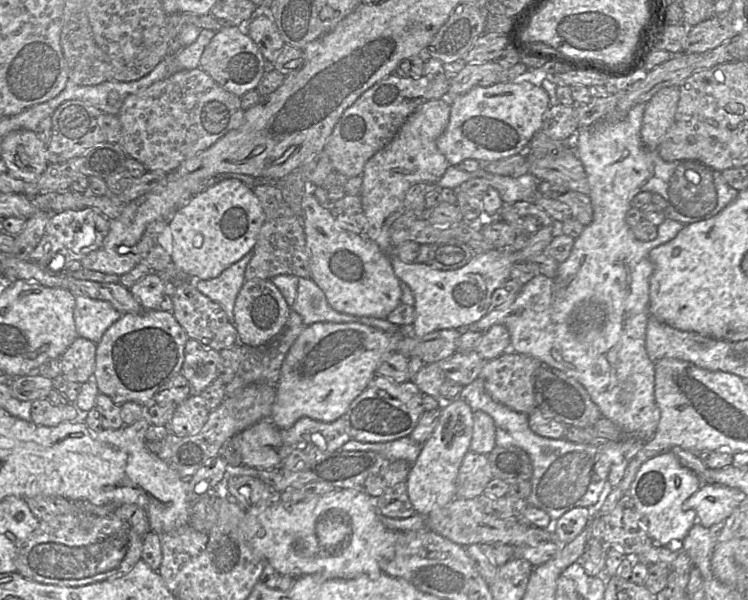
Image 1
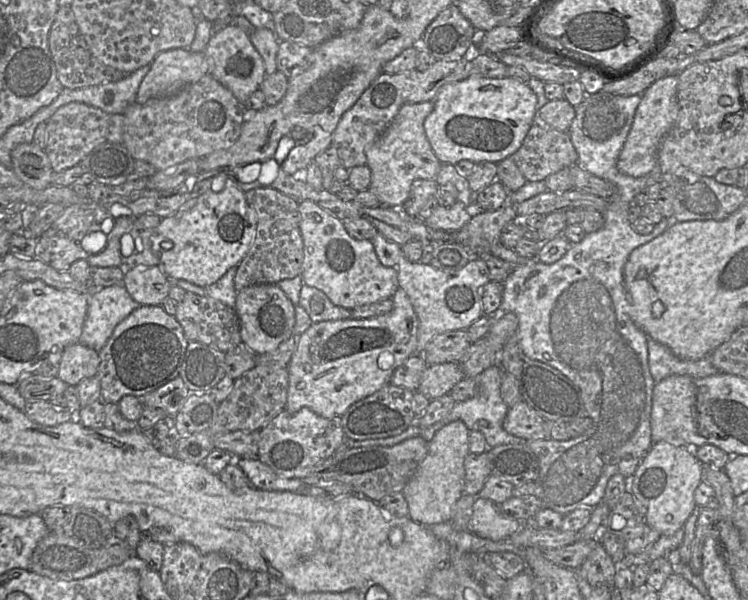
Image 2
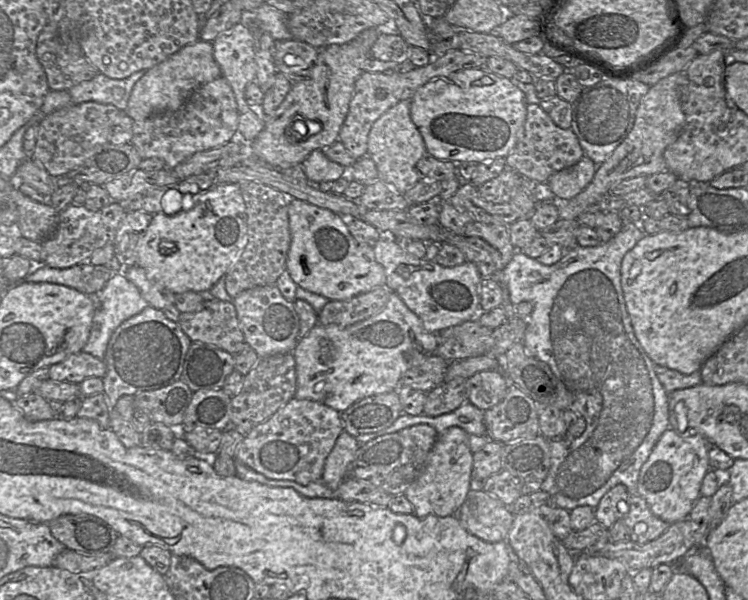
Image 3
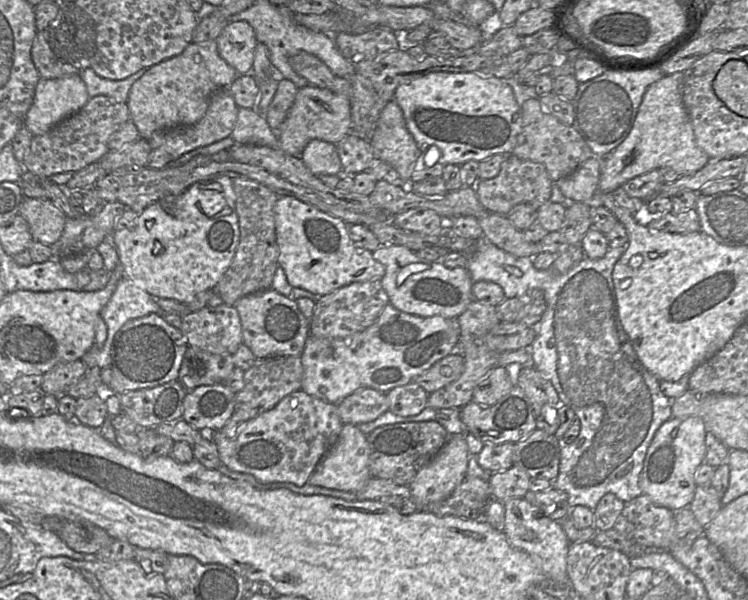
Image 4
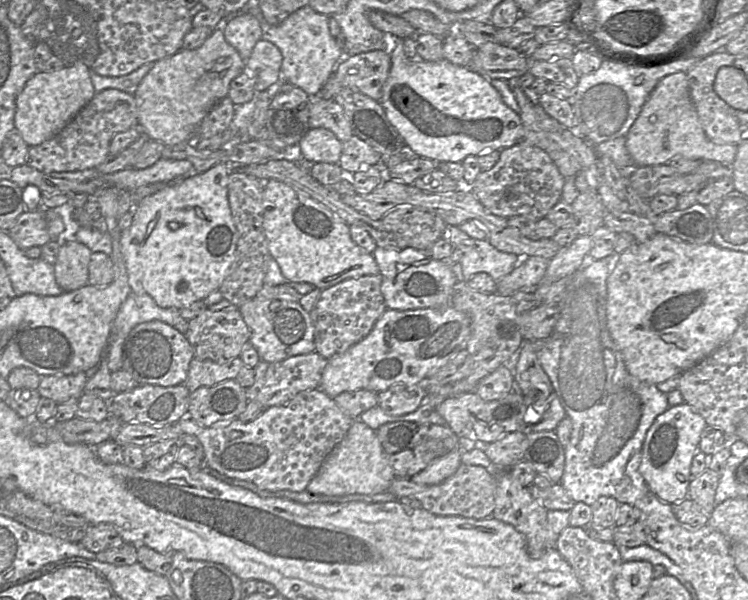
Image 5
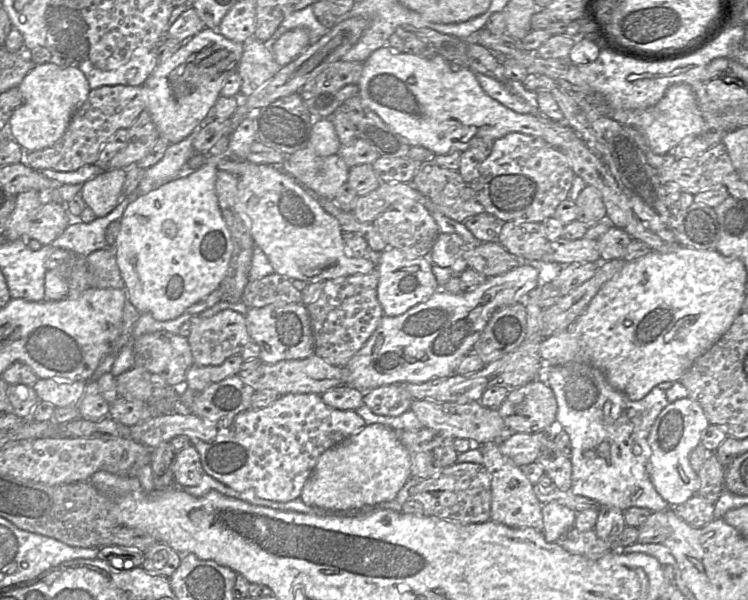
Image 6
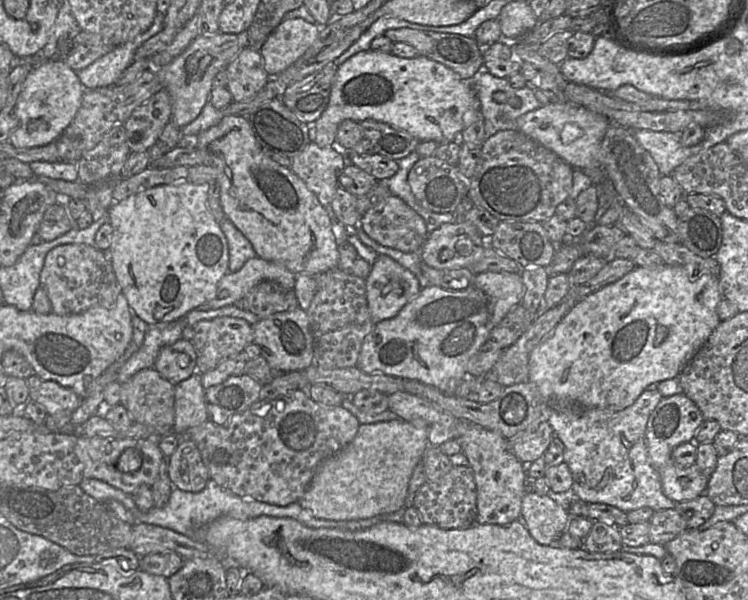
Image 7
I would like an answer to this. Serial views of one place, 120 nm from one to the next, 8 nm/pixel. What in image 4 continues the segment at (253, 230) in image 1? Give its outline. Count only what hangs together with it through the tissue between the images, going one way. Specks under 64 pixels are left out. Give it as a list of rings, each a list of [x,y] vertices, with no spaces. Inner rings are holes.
[[[215,175],[195,182],[180,194],[167,195],[147,206],[139,214],[133,229],[114,231],[111,243],[117,250],[123,276],[154,298],[174,299],[181,303],[188,303],[200,292],[212,290],[229,267],[240,238],[232,179]]]

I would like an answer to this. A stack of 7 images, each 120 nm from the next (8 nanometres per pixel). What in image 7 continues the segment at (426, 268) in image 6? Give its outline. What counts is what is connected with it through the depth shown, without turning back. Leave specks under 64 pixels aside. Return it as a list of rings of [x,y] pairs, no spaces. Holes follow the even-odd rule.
[[[386,255],[378,256],[365,282],[368,309],[374,324],[396,317],[421,291],[417,277]]]

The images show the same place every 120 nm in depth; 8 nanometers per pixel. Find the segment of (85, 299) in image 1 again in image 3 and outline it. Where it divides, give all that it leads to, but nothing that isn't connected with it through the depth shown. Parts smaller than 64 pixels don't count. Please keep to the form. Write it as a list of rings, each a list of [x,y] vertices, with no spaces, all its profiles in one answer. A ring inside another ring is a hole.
[[[122,273],[113,275],[99,291],[99,298],[100,307],[95,311],[90,335],[82,351],[104,360],[114,330],[149,304]]]

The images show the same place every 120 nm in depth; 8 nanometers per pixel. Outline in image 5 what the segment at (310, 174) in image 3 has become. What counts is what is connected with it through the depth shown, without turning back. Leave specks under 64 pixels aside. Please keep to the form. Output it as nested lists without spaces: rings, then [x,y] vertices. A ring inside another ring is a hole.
[[[326,128],[309,129],[297,146],[298,155],[306,164],[337,164],[342,150],[342,142]]]

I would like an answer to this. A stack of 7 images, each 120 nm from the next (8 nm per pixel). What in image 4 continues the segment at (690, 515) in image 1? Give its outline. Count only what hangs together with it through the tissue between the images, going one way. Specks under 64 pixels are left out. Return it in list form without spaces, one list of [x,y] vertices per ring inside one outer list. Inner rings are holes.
[[[700,417],[670,418],[655,433],[645,455],[639,486],[656,505],[677,512],[690,507],[696,489],[695,473],[705,462],[706,426]]]

